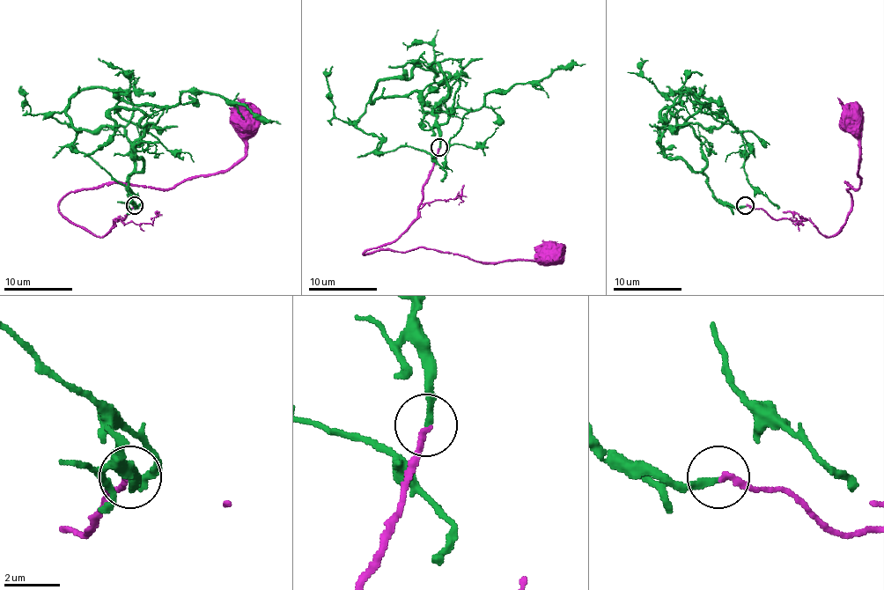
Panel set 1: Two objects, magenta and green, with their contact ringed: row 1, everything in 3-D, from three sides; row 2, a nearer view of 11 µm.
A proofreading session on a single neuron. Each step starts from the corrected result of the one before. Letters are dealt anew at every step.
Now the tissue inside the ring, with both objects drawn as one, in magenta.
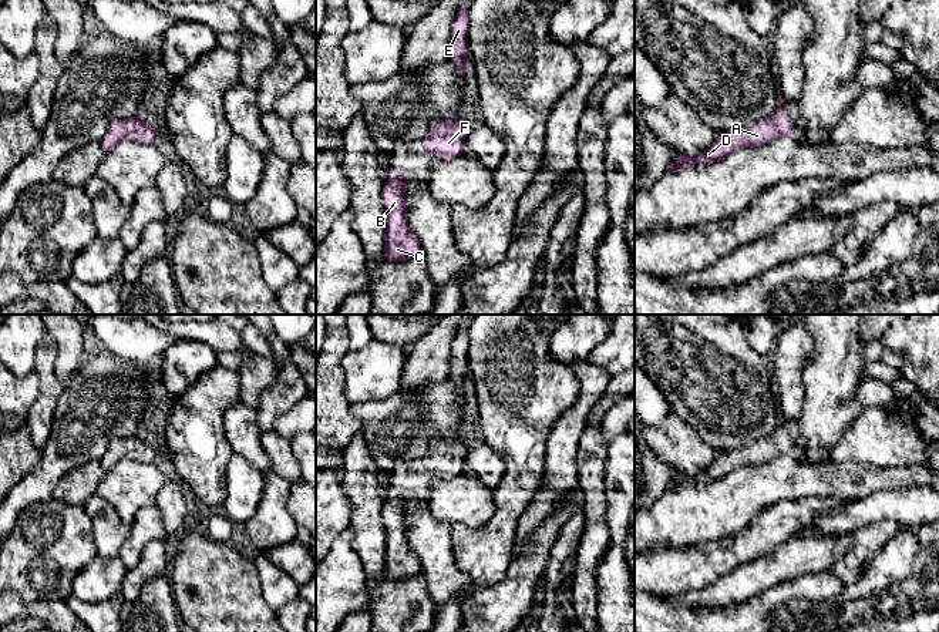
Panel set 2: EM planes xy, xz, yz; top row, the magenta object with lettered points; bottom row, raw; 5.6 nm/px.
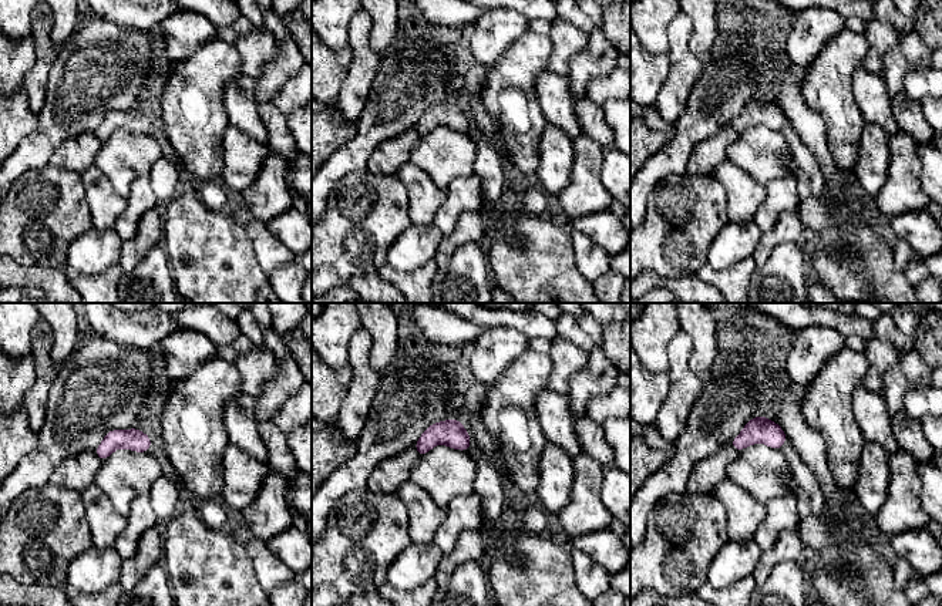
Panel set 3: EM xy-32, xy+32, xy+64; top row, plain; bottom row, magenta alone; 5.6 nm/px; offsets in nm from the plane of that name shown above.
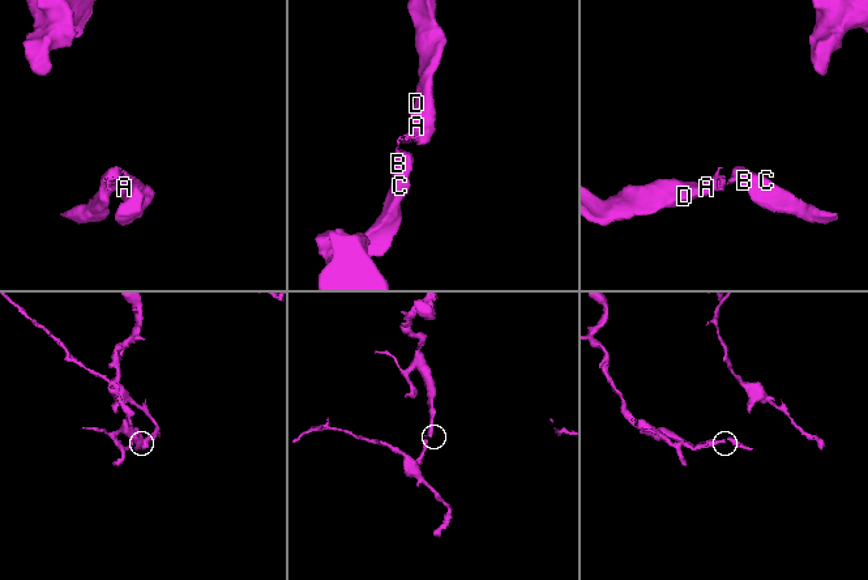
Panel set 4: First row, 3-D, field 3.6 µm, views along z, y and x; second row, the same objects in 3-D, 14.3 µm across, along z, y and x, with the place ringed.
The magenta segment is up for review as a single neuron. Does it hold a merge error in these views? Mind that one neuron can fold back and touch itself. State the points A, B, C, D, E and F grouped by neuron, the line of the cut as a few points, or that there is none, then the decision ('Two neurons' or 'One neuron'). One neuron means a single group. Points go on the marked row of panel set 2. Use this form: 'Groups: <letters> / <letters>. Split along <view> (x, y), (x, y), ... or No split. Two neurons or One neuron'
Groups: A B C D E F. No split. One neuron

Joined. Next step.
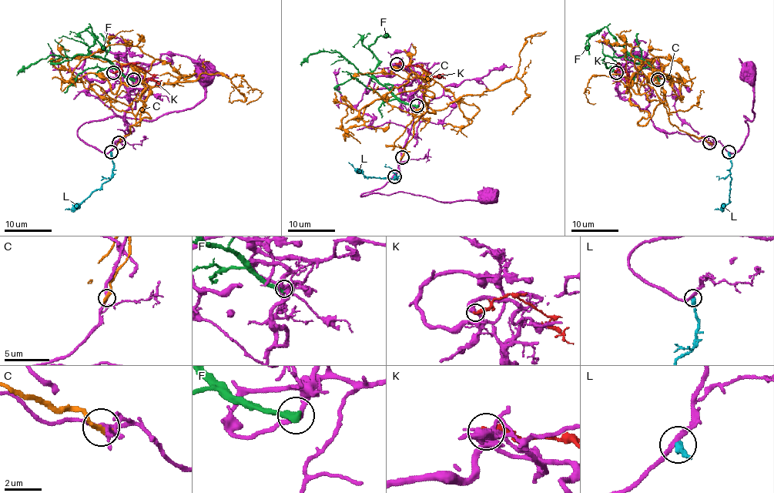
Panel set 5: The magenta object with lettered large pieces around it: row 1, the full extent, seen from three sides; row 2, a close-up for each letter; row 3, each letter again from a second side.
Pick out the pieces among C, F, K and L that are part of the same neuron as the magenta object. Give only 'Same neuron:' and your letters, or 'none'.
Same neuron: none

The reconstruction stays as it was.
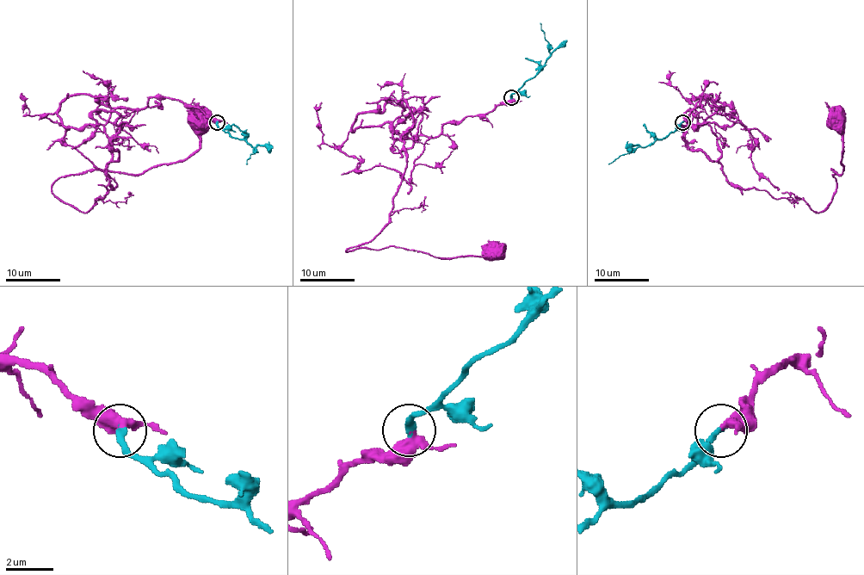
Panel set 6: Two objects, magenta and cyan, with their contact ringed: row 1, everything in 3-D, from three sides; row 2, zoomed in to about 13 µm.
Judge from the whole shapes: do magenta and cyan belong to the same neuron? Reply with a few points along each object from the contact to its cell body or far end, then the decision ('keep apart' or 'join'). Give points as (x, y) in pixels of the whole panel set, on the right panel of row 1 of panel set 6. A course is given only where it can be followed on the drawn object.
magenta via (682, 122), (705, 97), (719, 102), (692, 112), (726, 179), (820, 212), (842, 167), (834, 115) | cyan via (682, 122), (665, 139), (657, 139), (650, 145), (620, 155), (607, 164) | join

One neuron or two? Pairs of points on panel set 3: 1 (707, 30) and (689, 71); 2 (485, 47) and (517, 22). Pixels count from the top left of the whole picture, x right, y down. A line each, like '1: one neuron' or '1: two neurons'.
1: two neurons
2: one neuron

